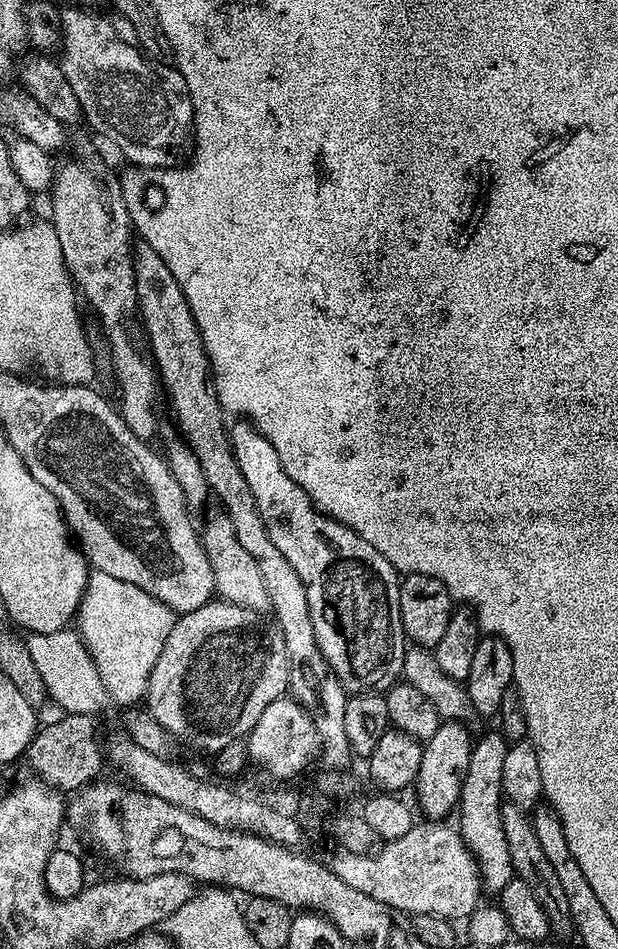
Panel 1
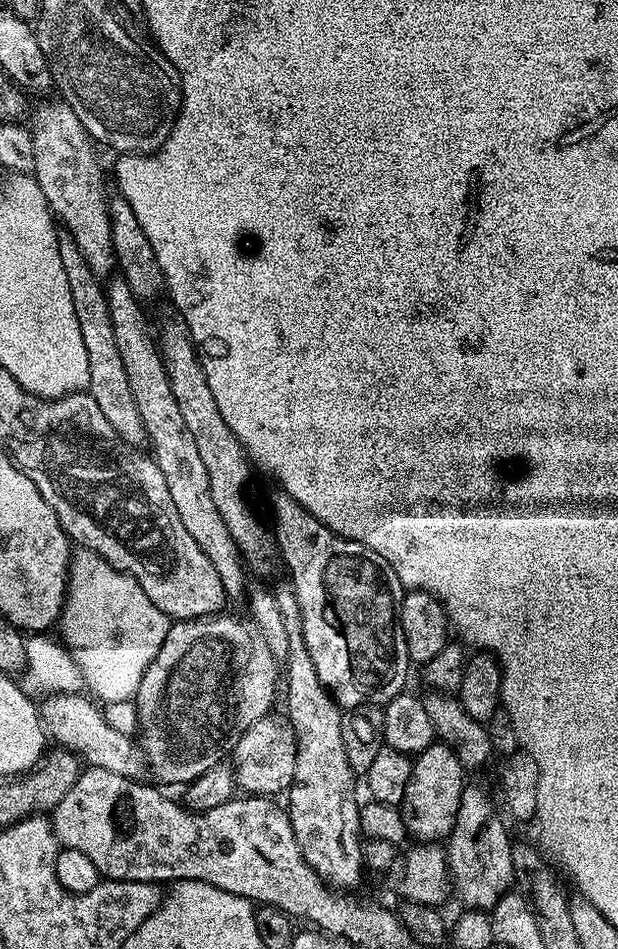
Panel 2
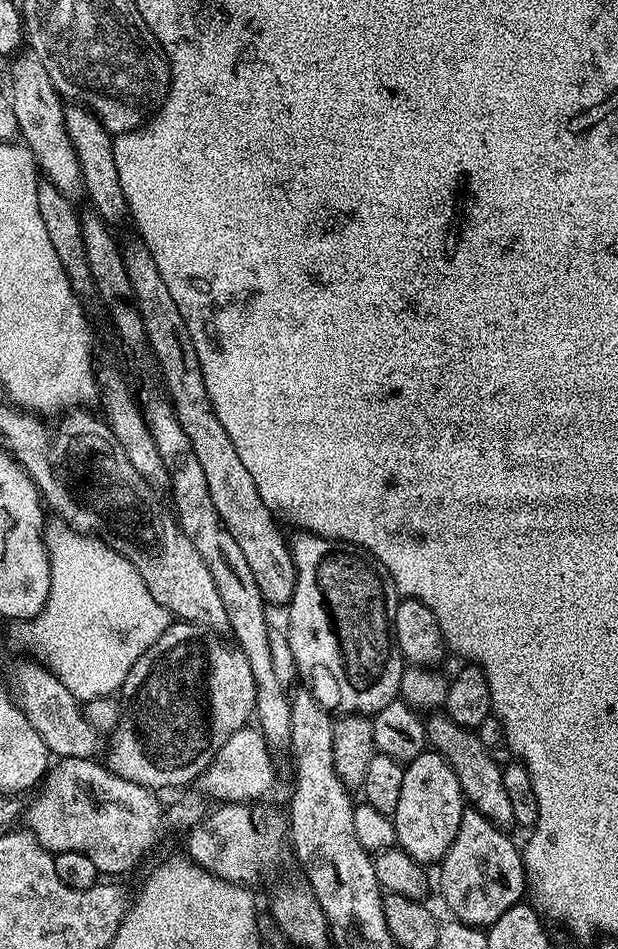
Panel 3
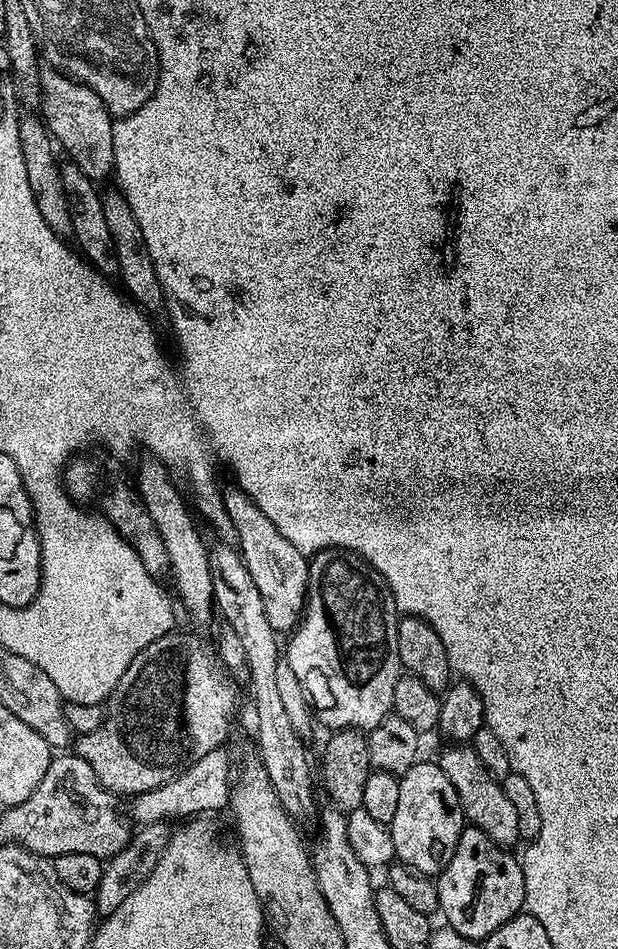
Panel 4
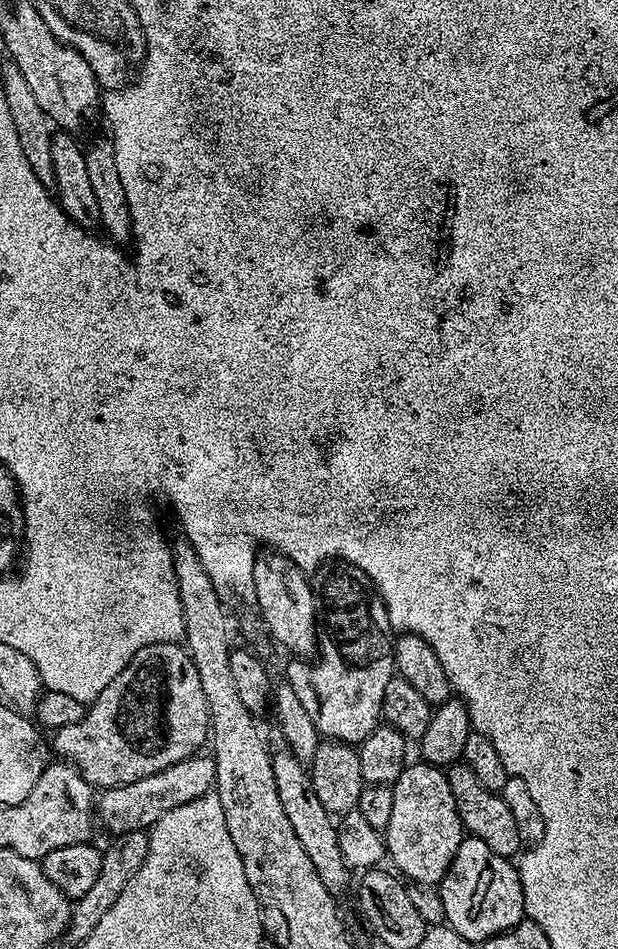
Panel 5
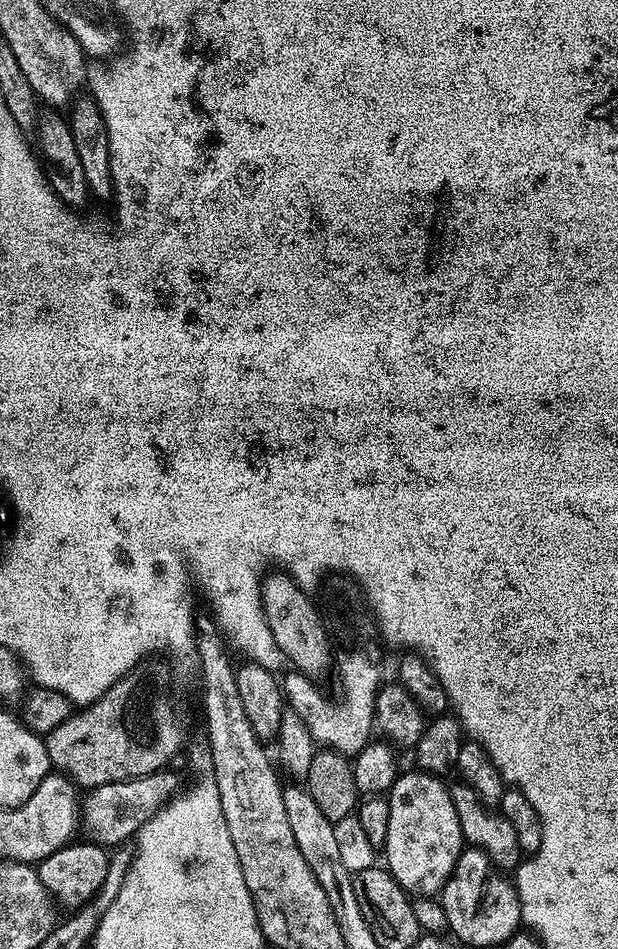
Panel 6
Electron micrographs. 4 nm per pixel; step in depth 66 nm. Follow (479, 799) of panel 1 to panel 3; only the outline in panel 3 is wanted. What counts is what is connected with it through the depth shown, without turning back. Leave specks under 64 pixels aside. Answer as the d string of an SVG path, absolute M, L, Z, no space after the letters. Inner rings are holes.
M466 810L462 814L458 834L440 861L438 871L444 904L452 911L451 915L464 924L487 929L488 925L498 922L506 910L525 899L524 858L518 844L516 848L508 834L474 810Z

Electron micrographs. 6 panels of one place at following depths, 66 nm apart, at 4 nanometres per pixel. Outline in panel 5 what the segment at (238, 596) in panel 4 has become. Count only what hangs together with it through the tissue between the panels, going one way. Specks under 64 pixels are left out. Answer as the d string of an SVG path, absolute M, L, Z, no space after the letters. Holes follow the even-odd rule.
M291 754L273 755L274 786L278 786L278 798L282 801L282 811L290 821L294 834L298 834L298 842L302 842L302 850L306 850L310 862L314 862L314 870L318 870L318 878L326 885L326 890L337 898L343 898L348 892L348 883L353 883L354 876L348 864L342 858L342 849L338 847L337 821L328 815L326 806L318 802L318 794L314 794L309 769L305 761L294 758Z

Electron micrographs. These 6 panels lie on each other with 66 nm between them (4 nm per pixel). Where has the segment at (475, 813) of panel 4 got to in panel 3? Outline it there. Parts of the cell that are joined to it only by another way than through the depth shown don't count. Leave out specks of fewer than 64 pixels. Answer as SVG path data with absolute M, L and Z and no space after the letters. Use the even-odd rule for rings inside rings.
M432 714L426 720L426 744L453 768L465 801L475 812L485 816L497 828L507 829L513 823L514 809L502 782L503 767L496 763L486 746L482 746L479 735L473 729L458 726L458 722L454 722L447 714Z

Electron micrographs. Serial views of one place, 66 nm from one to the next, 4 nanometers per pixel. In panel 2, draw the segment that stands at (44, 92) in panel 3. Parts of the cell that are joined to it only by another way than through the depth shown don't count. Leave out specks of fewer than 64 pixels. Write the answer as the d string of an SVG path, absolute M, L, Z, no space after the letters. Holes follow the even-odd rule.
M63 98L55 99L38 105L32 112L30 131L34 178L40 184L53 217L72 235L96 275L104 278L113 271L114 255L108 213L109 193L104 192L104 176L100 173L100 160L96 157L97 145L72 107Z

